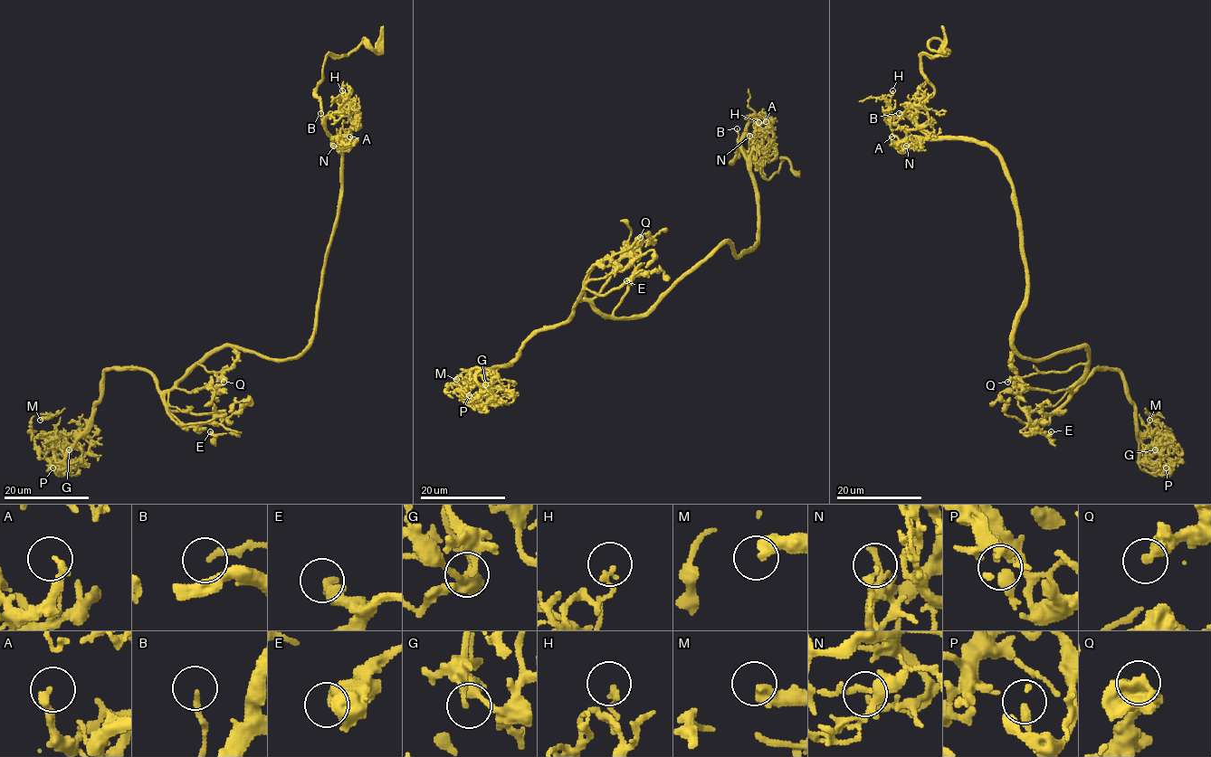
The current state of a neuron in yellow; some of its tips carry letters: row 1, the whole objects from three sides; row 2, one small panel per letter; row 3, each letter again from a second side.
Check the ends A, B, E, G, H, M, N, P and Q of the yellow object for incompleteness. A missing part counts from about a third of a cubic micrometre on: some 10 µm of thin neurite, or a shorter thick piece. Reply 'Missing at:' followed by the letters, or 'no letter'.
Missing at: no letter

